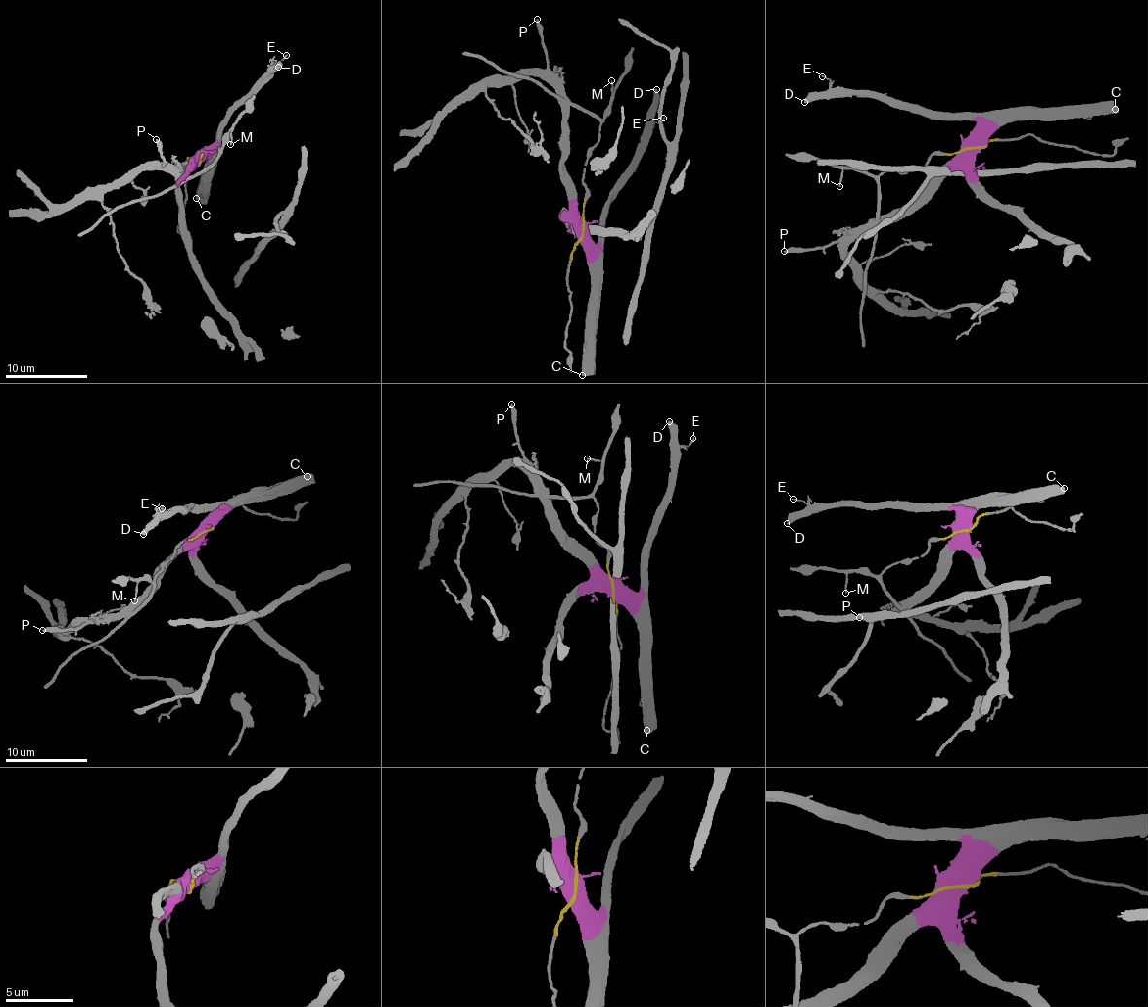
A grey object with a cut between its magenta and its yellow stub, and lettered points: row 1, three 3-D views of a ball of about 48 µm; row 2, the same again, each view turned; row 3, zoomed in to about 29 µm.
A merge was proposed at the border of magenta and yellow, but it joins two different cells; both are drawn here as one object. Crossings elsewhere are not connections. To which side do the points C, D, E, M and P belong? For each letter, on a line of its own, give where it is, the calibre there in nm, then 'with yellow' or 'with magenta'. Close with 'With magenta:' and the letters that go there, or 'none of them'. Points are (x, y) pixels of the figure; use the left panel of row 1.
C: (196, 198) | 650 nm | with magenta
D: (278, 67) | 400 nm | with magenta
E: (286, 55) | 110 nm | with magenta
M: (230, 144) | 130 nm | with yellow
P: (156, 139) | 320 nm | with magenta
With magenta: C, D, E, P

